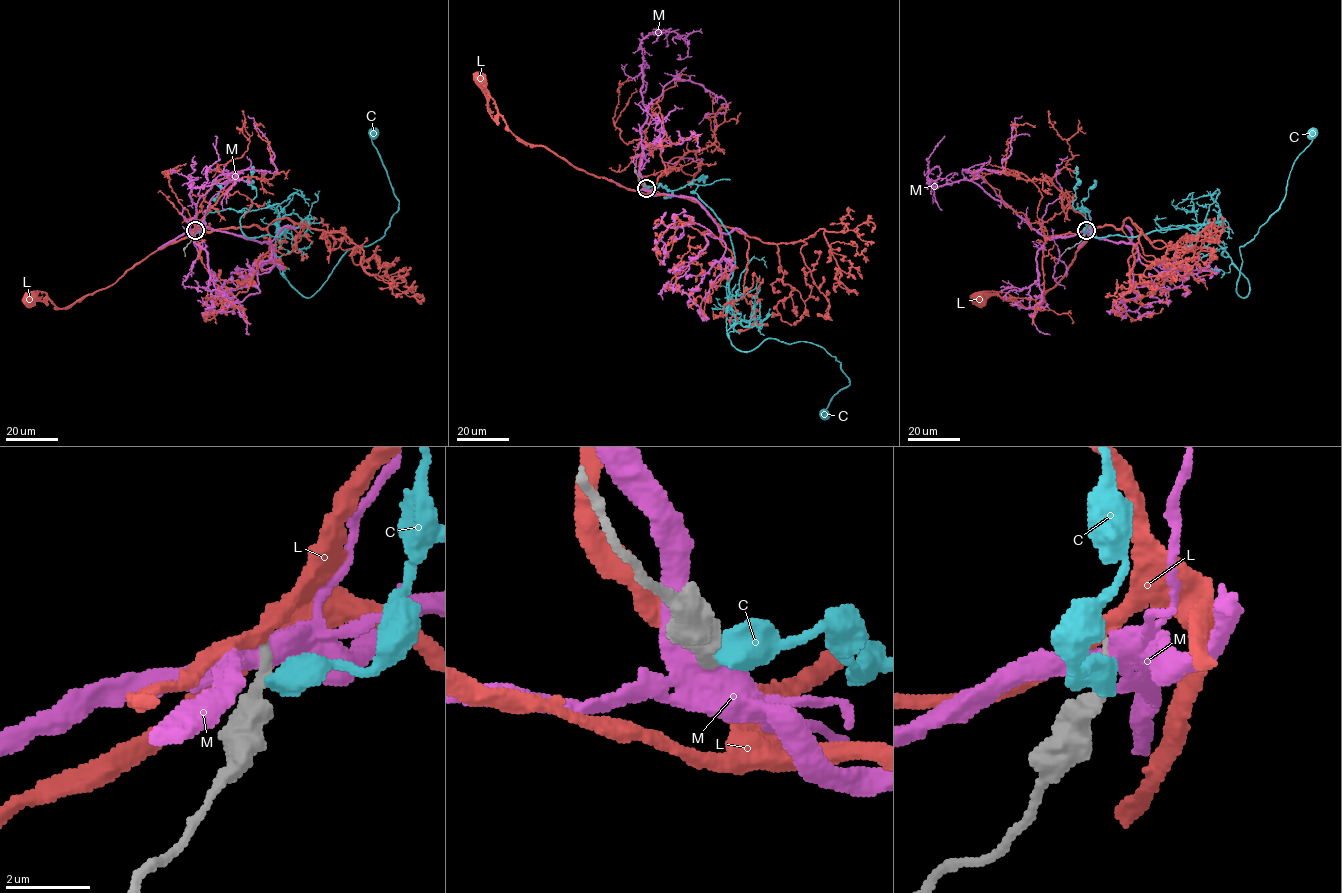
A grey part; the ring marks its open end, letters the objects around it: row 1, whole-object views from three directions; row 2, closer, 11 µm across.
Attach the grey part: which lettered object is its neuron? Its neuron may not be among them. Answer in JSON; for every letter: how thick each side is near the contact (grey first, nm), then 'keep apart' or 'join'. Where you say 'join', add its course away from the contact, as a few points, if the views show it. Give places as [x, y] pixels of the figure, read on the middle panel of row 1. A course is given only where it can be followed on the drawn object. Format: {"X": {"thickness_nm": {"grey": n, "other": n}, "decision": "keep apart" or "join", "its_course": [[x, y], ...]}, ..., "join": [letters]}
{"C": {"thickness_nm": {"grey": 400, "other": 600}, "decision": "keep apart"}, "L": {"thickness_nm": {"grey": 200, "other": 380}, "decision": "keep apart"}, "M": {"thickness_nm": {"grey": 240, "other": 480}, "decision": "keep apart"}, "join": []}

